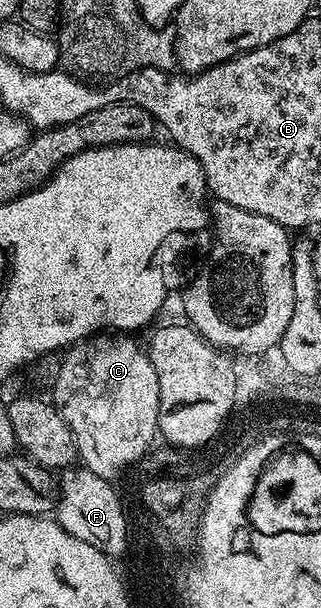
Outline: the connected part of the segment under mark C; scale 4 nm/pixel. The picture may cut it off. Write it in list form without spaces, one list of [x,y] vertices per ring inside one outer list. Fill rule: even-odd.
[[[130,338],[120,339],[123,339],[120,343],[103,347],[100,351],[93,352],[88,359],[82,359],[79,355],[67,355],[60,372],[53,376],[55,410],[61,413],[73,433],[81,463],[83,459],[82,466],[108,481],[114,480],[118,471],[123,471],[126,467],[134,468],[152,450],[159,429],[159,378],[150,363],[148,352],[142,346],[139,348],[137,344],[130,343],[127,340]]]

